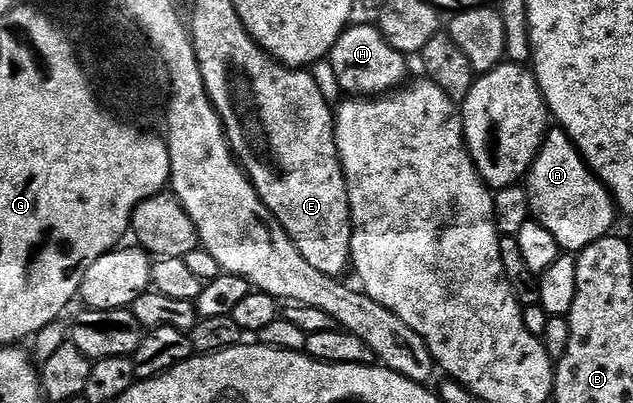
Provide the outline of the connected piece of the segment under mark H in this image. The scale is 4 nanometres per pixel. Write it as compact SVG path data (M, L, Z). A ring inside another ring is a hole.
M349 25L334 44L330 55L332 70L348 96L383 96L395 91L408 74L409 59L389 44L375 25Z

